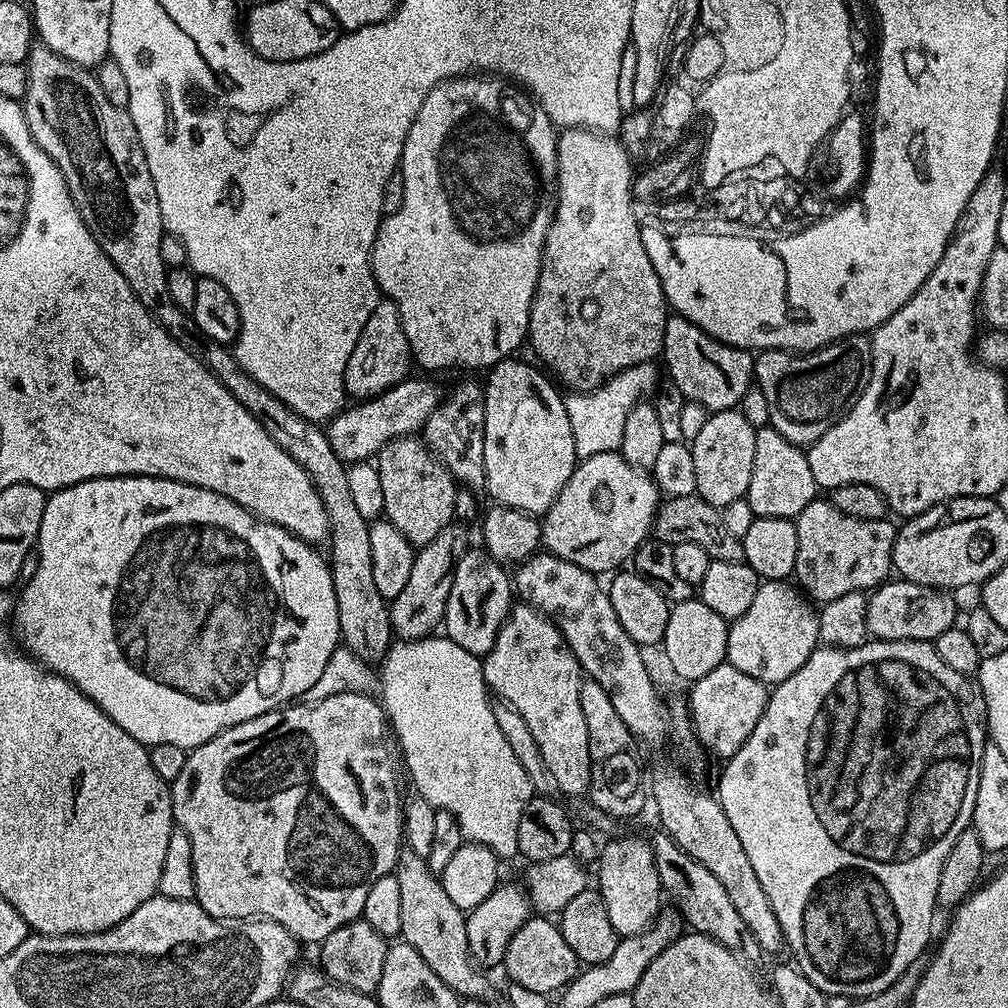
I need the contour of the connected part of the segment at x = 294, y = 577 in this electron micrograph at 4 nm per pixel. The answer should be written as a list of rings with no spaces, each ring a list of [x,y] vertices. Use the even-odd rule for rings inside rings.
[[[101,476],[71,484],[47,497],[38,549],[38,570],[26,580],[20,600],[18,596],[14,604],[14,628],[19,643],[33,660],[43,664],[47,671],[69,680],[118,722],[126,734],[145,746],[170,742],[170,746],[191,750],[228,728],[303,697],[304,692],[314,686],[318,674],[322,674],[326,662],[330,662],[332,651],[341,643],[338,602],[334,598],[329,561],[325,557],[323,560],[307,540],[299,540],[282,526],[261,520],[214,490],[161,476]]]

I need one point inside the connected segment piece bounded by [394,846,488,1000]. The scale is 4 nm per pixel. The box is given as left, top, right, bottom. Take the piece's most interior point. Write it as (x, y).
(431, 923)

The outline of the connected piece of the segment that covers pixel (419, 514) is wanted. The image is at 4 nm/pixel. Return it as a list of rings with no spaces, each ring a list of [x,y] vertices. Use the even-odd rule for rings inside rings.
[[[415,435],[392,440],[374,460],[378,478],[382,478],[384,516],[413,546],[434,542],[447,524],[454,520],[454,502],[458,485],[447,466]]]

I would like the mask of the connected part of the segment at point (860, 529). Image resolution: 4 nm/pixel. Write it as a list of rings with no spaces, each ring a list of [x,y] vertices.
[[[828,498],[811,500],[794,519],[798,530],[794,580],[813,601],[827,602],[851,592],[867,593],[893,575],[892,551],[898,528],[891,524],[891,519],[850,518],[850,514],[842,514]]]

